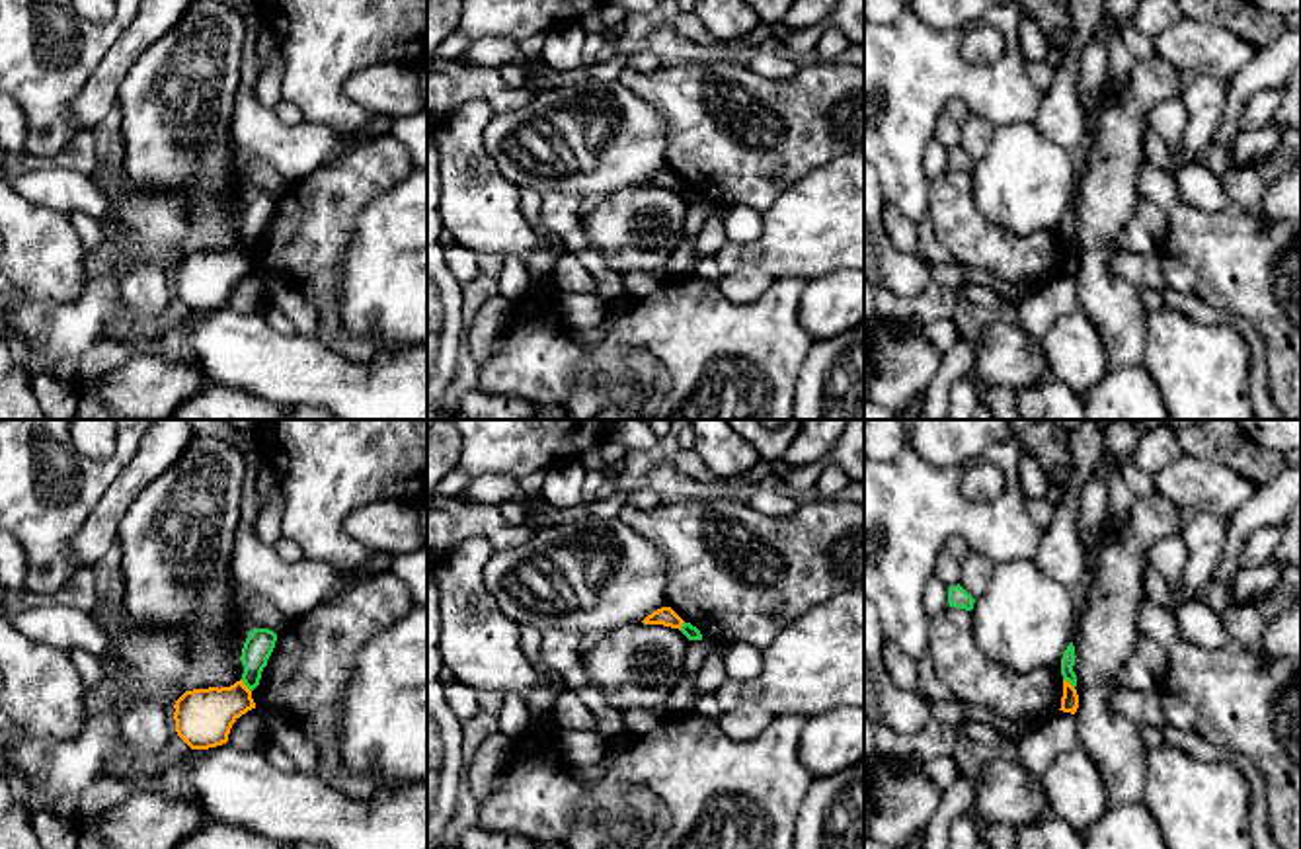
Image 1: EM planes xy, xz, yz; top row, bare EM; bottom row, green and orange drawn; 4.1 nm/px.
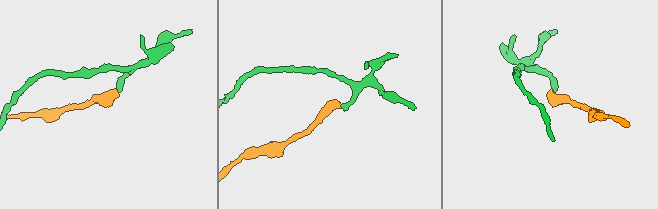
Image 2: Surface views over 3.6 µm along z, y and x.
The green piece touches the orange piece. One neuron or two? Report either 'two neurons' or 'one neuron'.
two neurons

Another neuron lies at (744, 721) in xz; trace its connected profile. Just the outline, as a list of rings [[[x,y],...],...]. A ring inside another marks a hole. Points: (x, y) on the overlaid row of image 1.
[[[747,699],[726,707],[718,724],[729,740],[747,742],[761,736],[772,718],[761,703]]]

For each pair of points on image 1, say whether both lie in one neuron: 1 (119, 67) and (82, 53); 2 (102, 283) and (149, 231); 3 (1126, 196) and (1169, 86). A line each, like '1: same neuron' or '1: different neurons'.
1: different neurons
2: same neuron
3: same neuron

